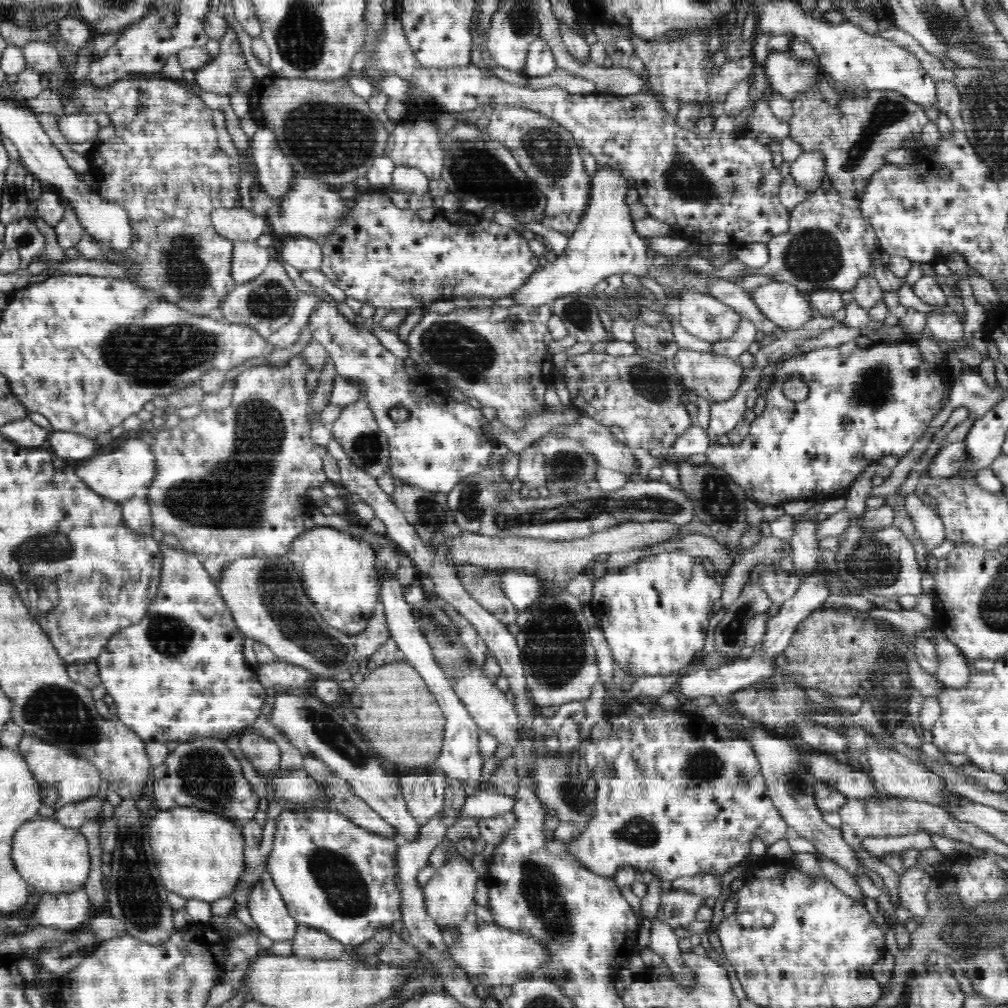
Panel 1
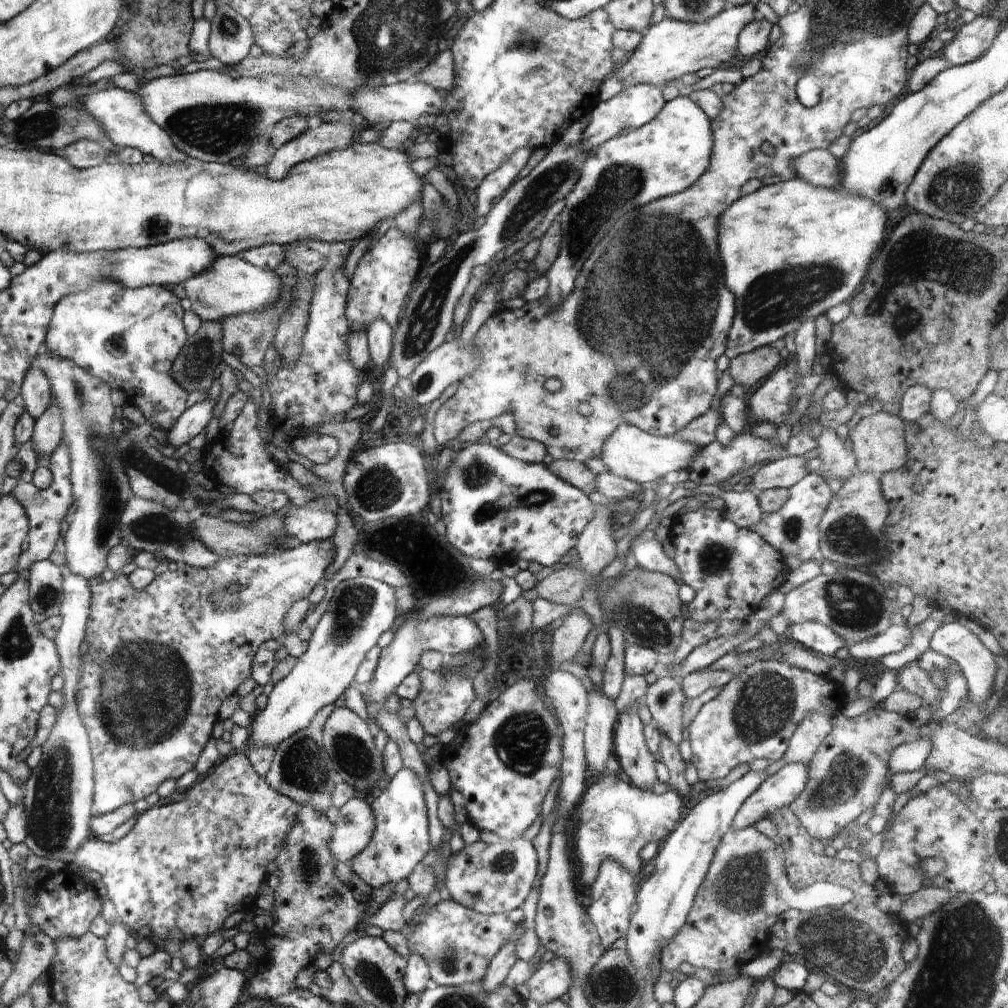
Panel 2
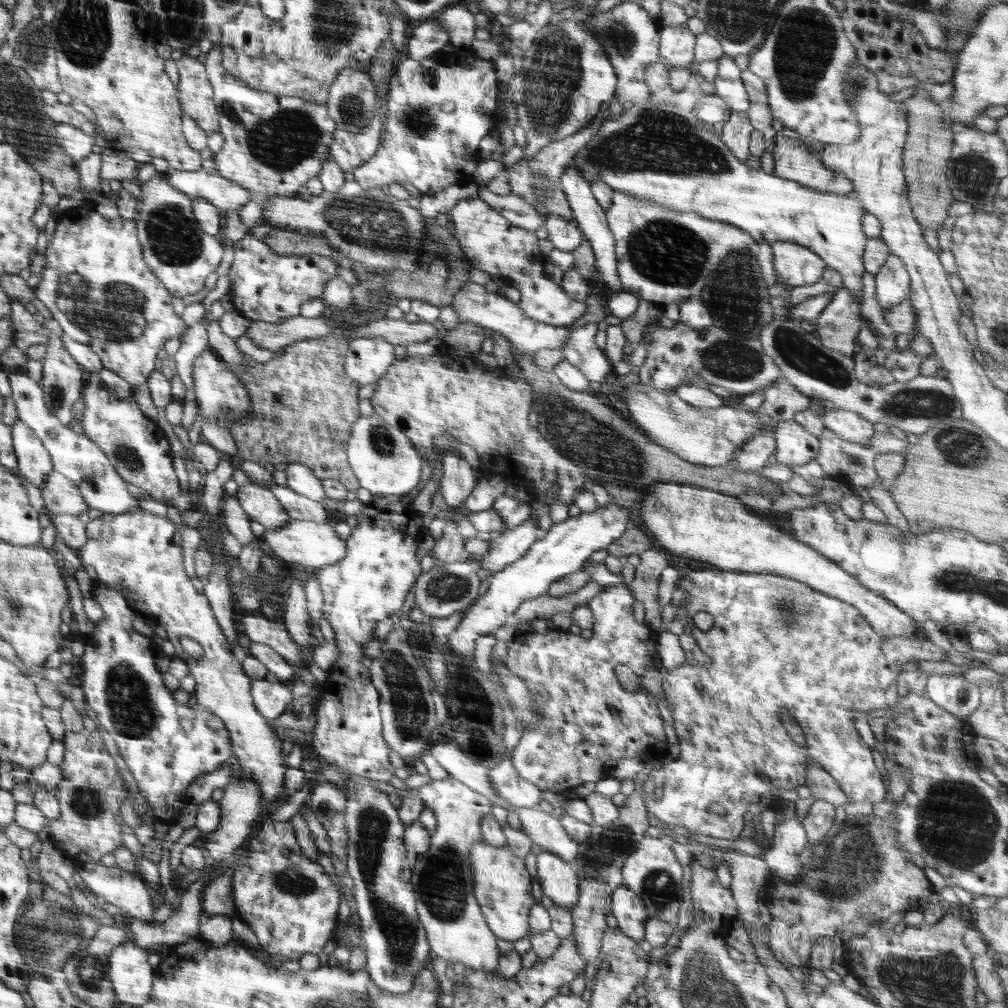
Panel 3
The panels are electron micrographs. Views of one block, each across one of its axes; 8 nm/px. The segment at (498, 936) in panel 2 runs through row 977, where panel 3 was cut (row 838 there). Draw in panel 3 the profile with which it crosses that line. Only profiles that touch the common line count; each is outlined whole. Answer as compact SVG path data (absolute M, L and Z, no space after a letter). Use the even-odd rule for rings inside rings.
M450 776L401 794L405 798L417 797L437 818L436 833L430 839L430 847L413 859L410 877L417 914L427 935L431 956L453 963L461 961L466 968L484 972L497 969L500 960L497 937L488 927L474 897L474 875L470 863L472 846L484 841L480 822L484 816L491 814L493 803Z

